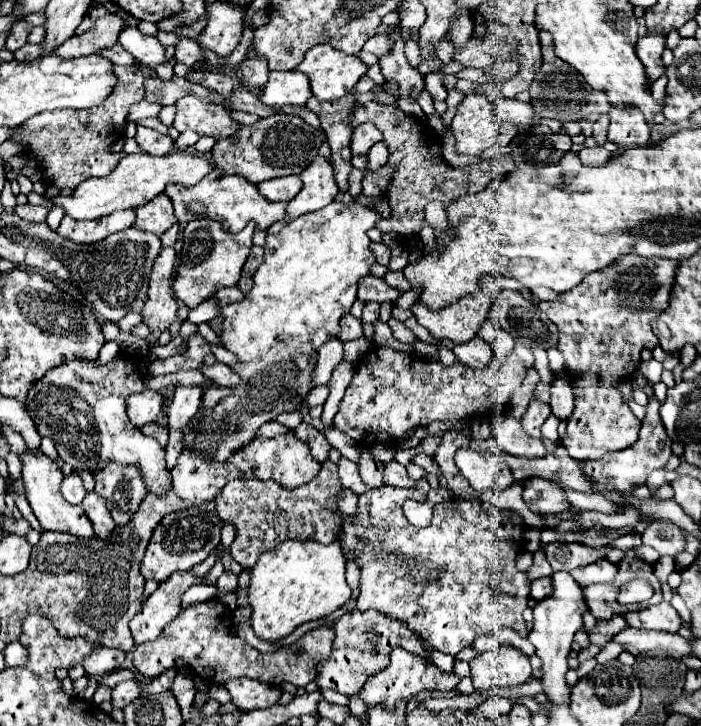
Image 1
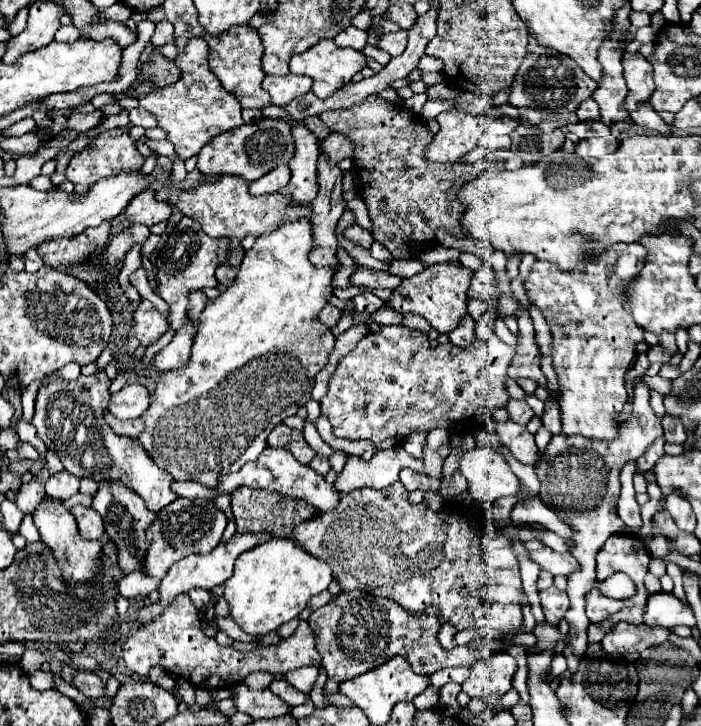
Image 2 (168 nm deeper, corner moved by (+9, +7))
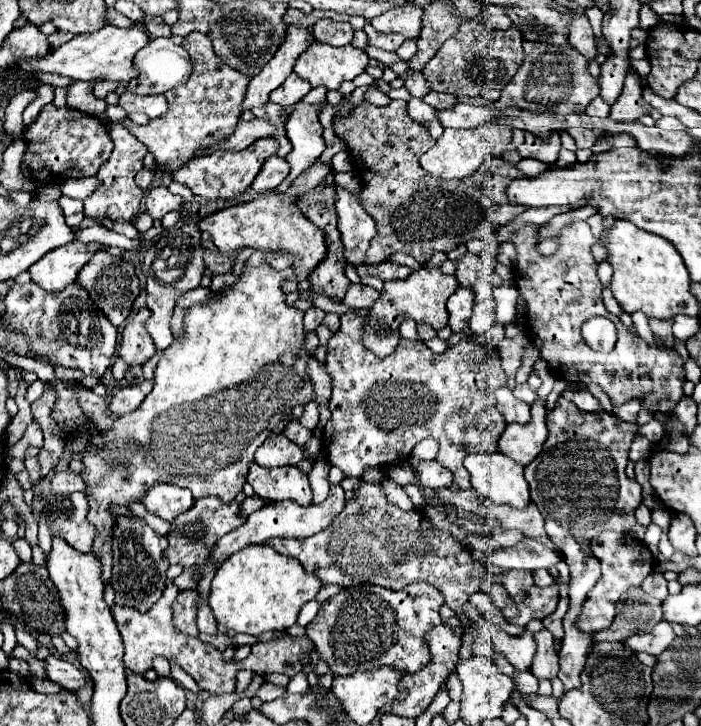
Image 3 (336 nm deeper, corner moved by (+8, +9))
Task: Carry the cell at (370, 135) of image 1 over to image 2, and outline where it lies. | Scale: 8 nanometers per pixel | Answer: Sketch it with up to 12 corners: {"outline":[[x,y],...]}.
{"outline":[[333,132],[321,142],[329,162],[337,164],[353,154],[353,144]]}

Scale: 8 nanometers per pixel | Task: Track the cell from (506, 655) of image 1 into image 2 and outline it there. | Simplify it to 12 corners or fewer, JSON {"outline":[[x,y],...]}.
{"outline":[[499,652],[471,668],[469,698],[511,690],[517,660]]}

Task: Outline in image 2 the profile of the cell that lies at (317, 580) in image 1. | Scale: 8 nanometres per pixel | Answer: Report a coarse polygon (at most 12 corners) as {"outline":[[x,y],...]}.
{"outline":[[291,538],[235,560],[229,616],[261,636],[327,590],[327,562]]}

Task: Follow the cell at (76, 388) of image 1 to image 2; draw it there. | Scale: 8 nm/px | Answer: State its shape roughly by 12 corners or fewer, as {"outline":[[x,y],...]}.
{"outline":[[105,372],[53,380],[33,426],[65,470],[117,480],[151,512],[179,496],[103,420]]}

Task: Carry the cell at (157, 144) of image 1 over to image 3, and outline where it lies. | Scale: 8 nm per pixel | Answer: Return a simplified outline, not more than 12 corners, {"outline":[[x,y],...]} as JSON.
{"outline":[[124,92],[118,104],[128,112],[158,118],[168,112],[166,98]]}

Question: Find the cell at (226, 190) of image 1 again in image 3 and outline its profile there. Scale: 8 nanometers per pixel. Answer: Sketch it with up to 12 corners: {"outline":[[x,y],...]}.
{"outline":[[276,192],[198,220],[228,256],[282,252],[276,268],[308,278],[324,232]]}

